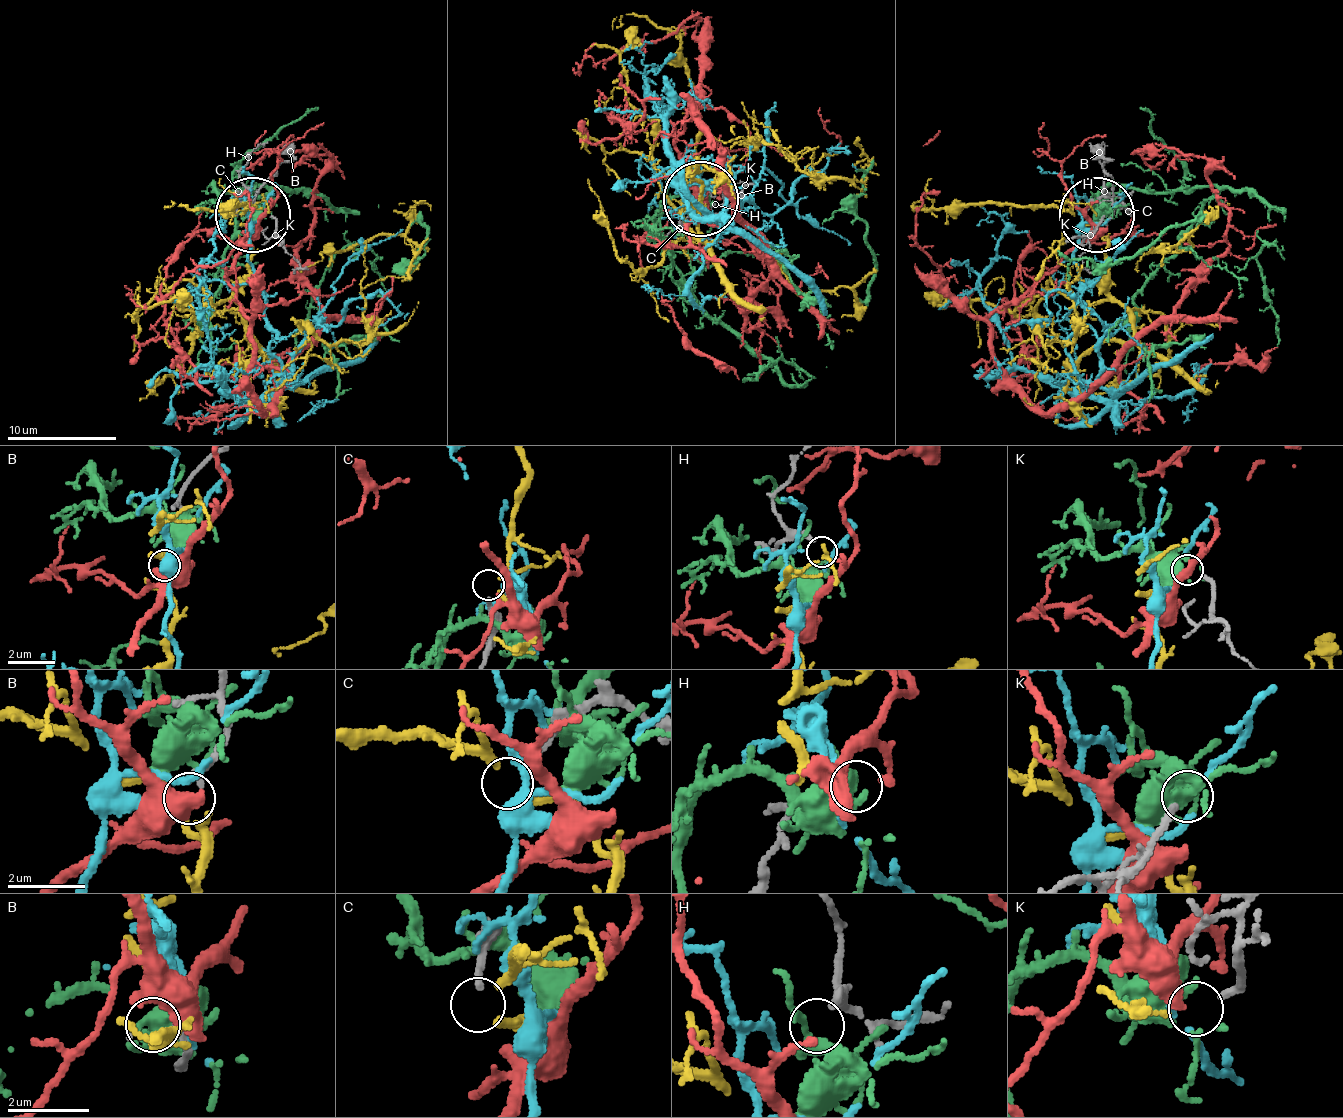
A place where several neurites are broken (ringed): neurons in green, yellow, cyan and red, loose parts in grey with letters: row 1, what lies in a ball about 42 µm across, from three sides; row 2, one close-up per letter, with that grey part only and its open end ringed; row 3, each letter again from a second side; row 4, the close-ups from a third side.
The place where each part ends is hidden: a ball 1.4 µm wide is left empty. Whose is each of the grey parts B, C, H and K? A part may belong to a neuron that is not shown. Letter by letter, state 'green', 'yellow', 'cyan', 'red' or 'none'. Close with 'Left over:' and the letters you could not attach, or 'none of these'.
B: yellow
C: none
H: red
K: green
Left over: C

